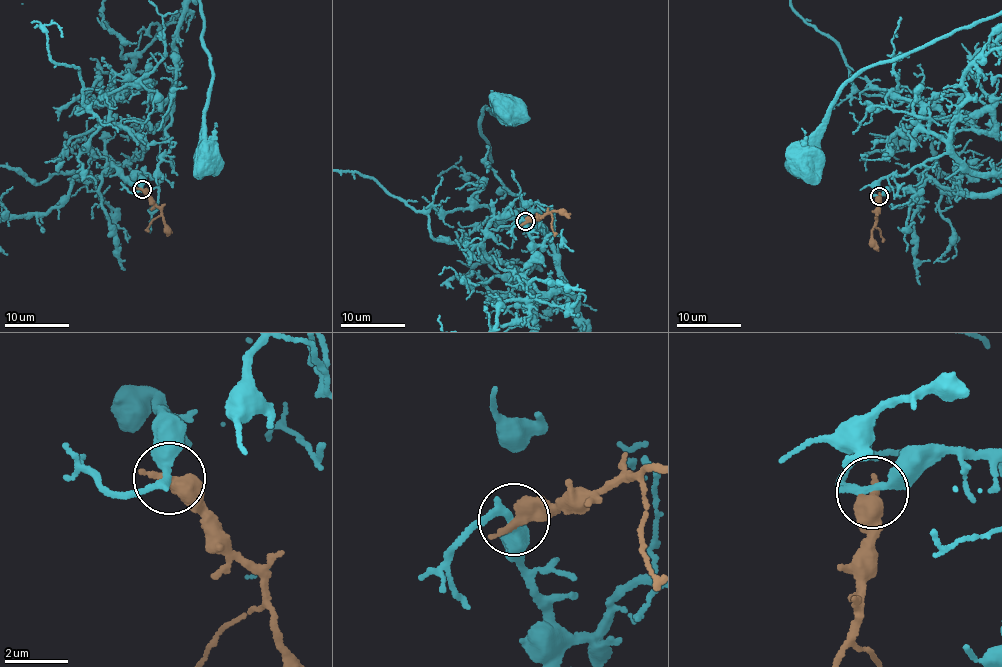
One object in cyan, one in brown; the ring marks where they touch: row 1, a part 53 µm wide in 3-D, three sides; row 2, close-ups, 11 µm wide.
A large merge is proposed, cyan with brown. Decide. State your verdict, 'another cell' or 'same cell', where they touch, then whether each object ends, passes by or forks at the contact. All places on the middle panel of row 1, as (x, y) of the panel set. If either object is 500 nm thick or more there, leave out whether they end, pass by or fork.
another cell; place (525, 221)

